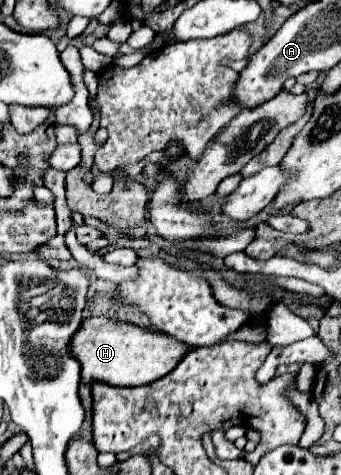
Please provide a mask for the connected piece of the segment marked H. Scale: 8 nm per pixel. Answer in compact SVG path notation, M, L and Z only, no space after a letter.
M93 316L83 322L79 334L71 340L71 350L81 362L83 382L101 380L111 386L141 386L169 374L191 350L191 346L147 326L137 326L129 320Z

